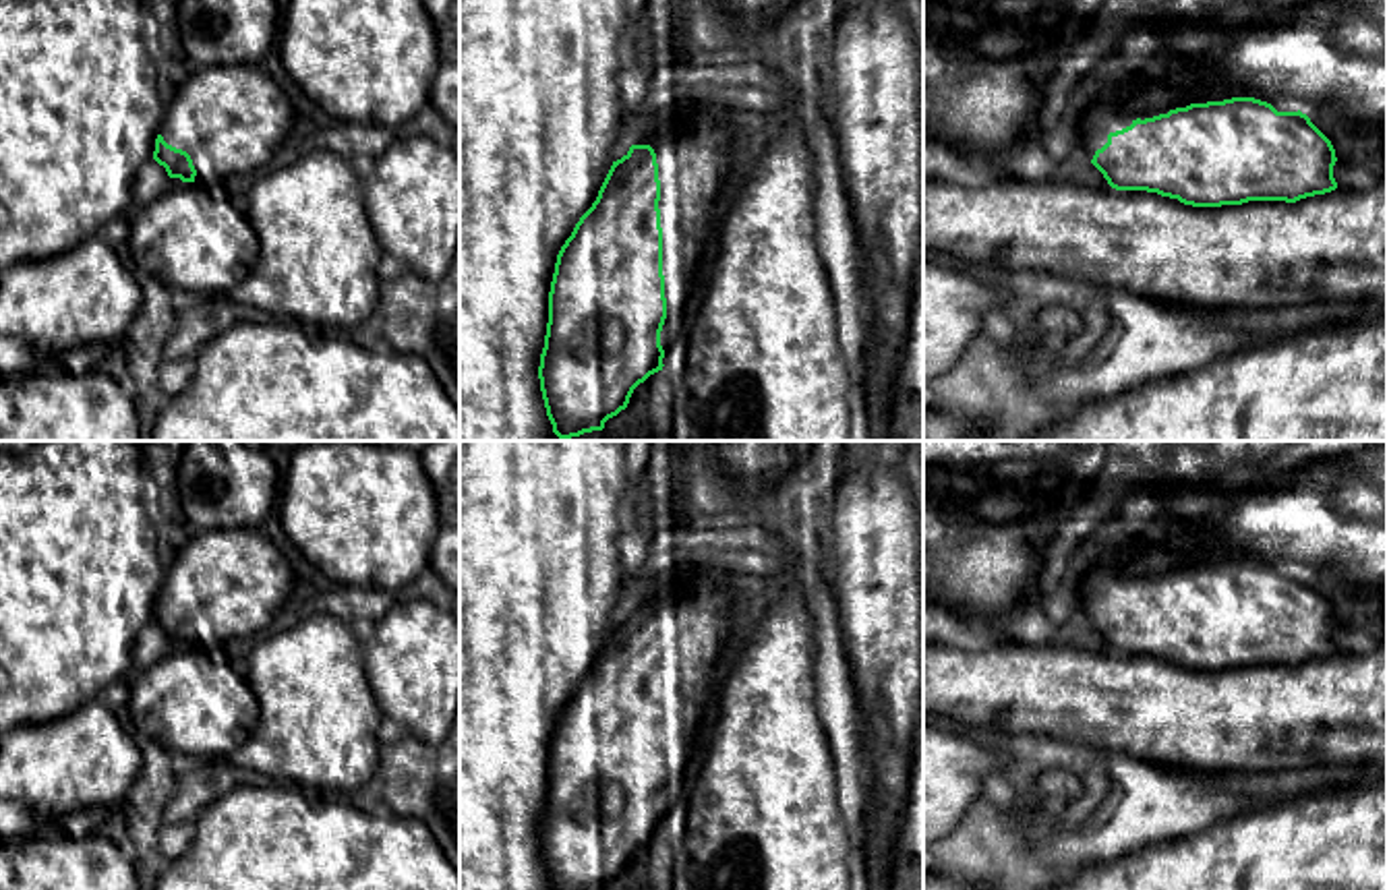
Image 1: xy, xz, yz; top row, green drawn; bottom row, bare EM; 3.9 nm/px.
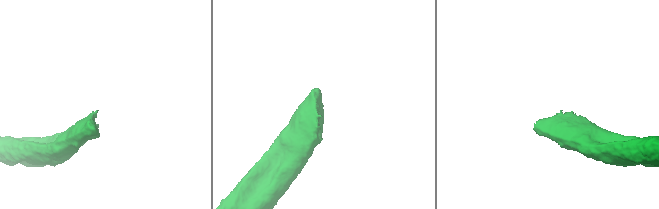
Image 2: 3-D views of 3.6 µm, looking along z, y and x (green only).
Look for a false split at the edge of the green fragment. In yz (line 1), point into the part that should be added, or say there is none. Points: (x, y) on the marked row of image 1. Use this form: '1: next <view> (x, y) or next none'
1: next yz (1108, 116)

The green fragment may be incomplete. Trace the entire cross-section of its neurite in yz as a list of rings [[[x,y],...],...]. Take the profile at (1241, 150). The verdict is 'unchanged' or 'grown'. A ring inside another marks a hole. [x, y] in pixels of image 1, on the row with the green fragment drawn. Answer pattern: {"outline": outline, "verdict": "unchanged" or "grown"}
{"outline": [[[1114,93],[1083,116],[1076,153],[1116,190],[1157,192],[1192,207],[1296,203],[1337,188],[1335,149],[1304,110],[1250,95],[1201,97],[1157,112],[1128,114]]], "verdict": "grown"}

